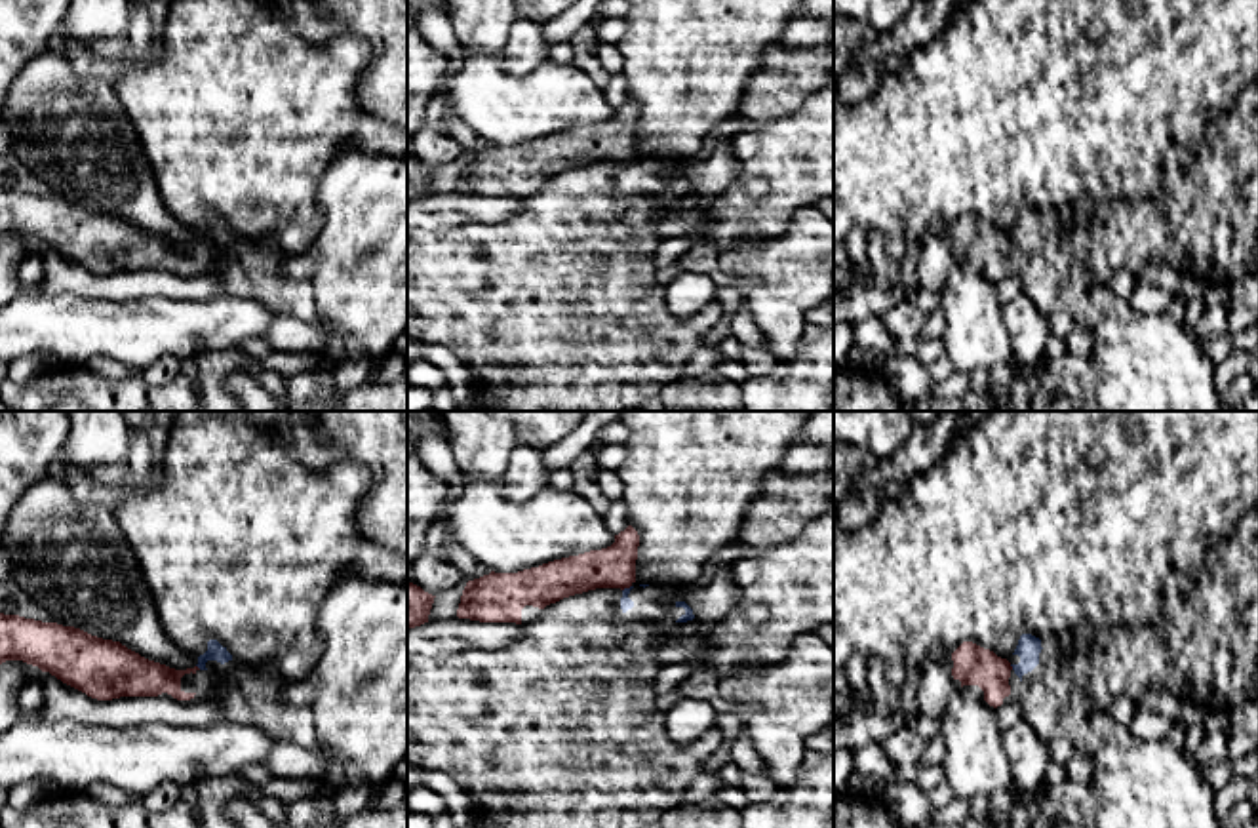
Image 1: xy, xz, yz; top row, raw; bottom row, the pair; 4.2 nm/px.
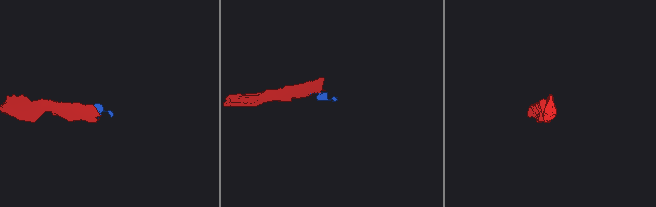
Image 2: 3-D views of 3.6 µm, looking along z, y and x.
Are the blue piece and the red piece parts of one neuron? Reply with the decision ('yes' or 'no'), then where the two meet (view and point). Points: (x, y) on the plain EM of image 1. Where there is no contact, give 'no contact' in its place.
no | xz (627, 162)

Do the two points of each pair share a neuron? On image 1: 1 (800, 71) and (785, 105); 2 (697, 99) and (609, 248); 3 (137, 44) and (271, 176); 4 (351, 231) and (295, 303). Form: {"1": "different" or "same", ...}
{"1": "same", "2": "different", "3": "different", "4": "different"}

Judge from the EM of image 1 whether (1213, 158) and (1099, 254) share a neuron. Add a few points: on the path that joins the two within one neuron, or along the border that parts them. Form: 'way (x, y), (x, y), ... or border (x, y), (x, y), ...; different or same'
way (1184, 187), (1139, 233), (1127, 235); same

